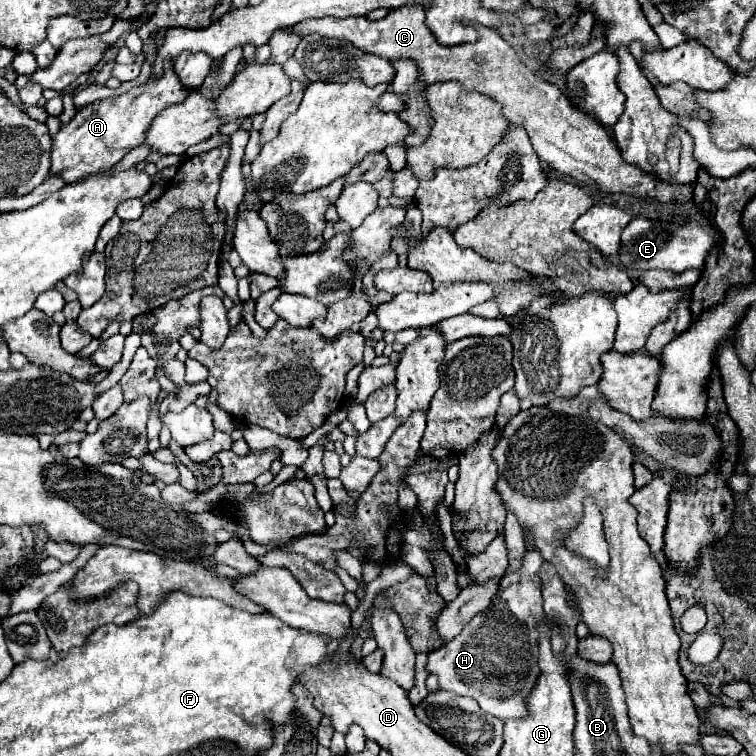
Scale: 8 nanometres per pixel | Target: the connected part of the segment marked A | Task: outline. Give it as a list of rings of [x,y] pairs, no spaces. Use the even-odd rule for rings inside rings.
[[[172,62],[164,64],[162,76],[150,76],[148,82],[130,88],[124,94],[96,100],[84,108],[80,108],[74,120],[60,128],[60,132],[52,138],[52,176],[60,176],[66,184],[92,176],[94,172],[110,170],[118,164],[132,148],[144,142],[144,134],[152,120],[168,106],[180,104],[192,88],[186,88],[178,74],[174,72]]]

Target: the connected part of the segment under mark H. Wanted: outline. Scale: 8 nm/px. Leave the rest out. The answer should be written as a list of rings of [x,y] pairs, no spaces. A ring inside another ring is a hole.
[[[528,546],[520,572],[506,570],[490,608],[476,614],[464,630],[444,648],[430,652],[426,672],[438,676],[440,688],[474,698],[486,714],[502,720],[528,716],[526,698],[534,690],[538,668],[538,622],[542,620],[542,594],[538,570],[542,556]]]

